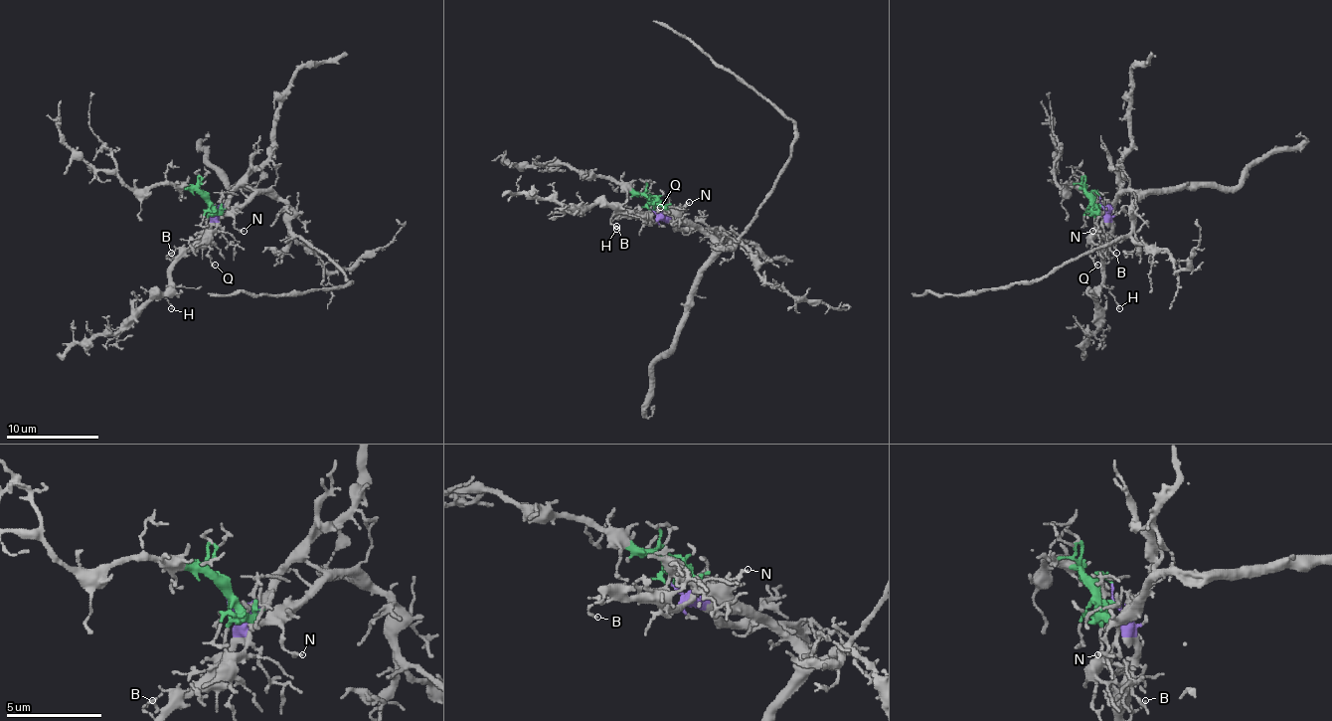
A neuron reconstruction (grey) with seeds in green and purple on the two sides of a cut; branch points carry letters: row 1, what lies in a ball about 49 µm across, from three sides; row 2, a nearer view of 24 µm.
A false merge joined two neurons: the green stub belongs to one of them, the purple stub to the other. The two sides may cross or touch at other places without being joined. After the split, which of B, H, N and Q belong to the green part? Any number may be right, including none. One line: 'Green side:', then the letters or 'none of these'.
Green side: N, Q

